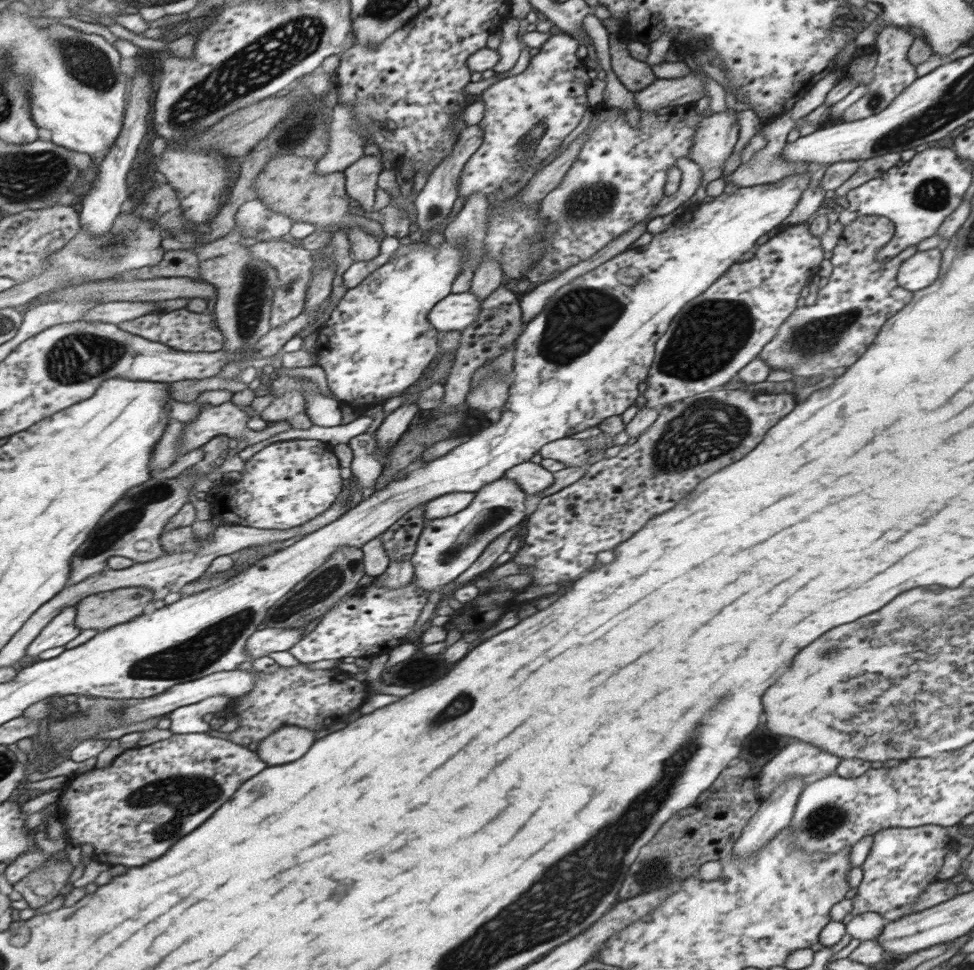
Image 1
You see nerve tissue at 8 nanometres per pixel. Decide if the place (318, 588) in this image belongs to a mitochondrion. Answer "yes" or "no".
yes

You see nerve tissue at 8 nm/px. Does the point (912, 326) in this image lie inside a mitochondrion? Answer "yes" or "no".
no

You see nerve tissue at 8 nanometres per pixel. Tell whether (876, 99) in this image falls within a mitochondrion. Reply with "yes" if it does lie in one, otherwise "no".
yes

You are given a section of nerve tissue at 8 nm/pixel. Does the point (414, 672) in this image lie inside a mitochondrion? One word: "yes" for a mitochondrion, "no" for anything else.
yes

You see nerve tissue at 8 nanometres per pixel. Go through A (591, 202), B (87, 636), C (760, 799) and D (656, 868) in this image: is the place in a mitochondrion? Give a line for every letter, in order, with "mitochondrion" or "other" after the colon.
A: mitochondrion
B: other
C: other
D: mitochondrion

